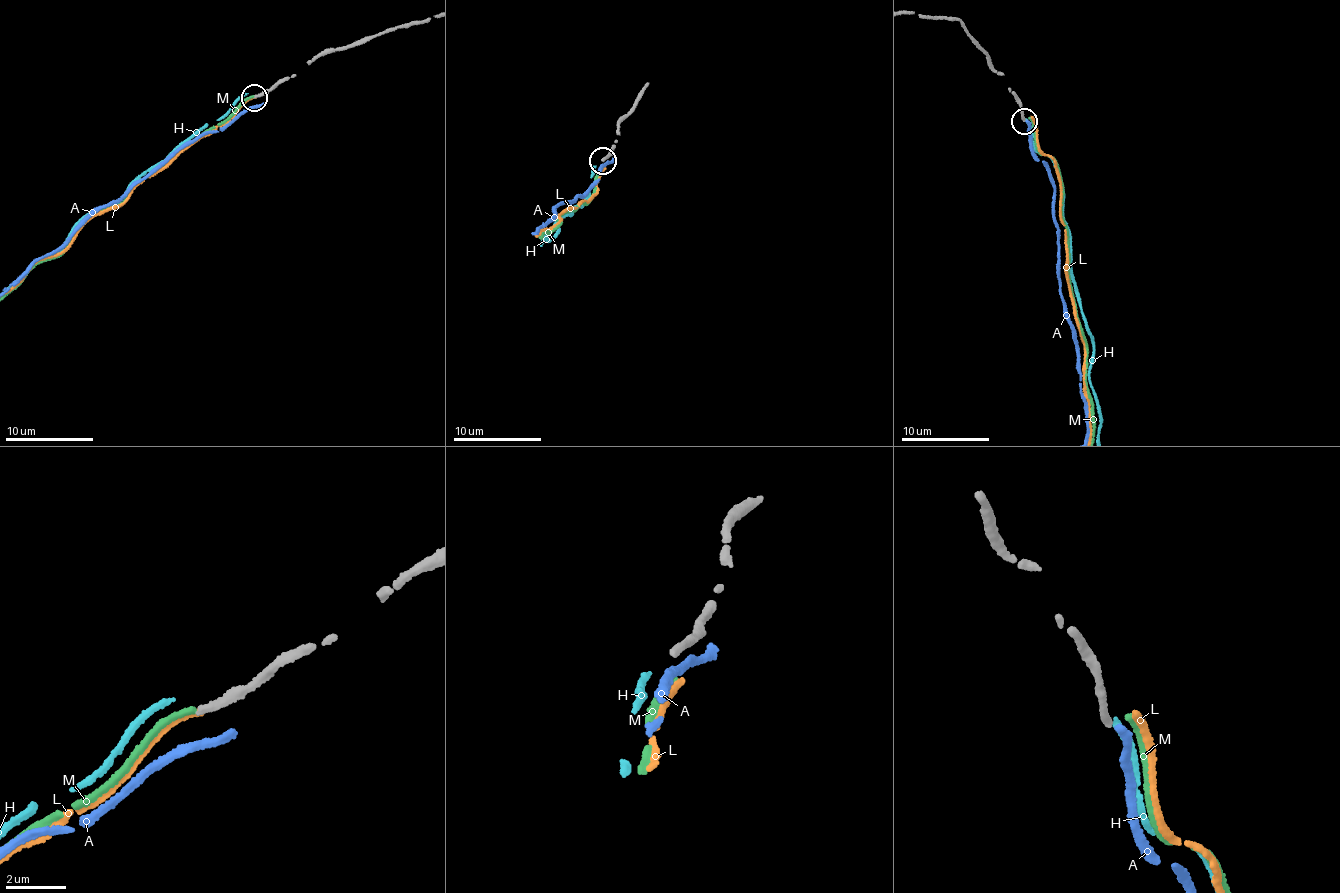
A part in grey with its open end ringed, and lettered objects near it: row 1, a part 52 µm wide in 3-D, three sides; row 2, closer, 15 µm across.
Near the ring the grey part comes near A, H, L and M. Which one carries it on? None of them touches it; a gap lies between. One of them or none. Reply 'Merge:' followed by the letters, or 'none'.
Merge: none

